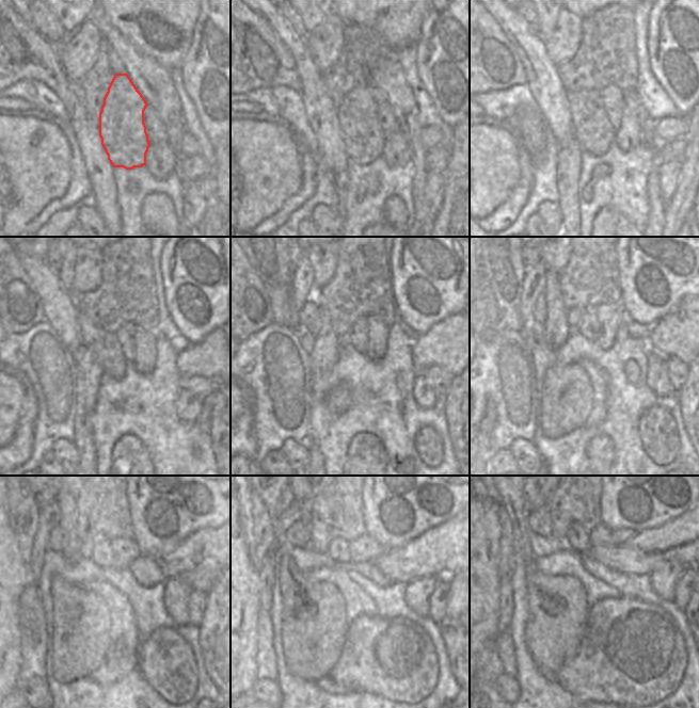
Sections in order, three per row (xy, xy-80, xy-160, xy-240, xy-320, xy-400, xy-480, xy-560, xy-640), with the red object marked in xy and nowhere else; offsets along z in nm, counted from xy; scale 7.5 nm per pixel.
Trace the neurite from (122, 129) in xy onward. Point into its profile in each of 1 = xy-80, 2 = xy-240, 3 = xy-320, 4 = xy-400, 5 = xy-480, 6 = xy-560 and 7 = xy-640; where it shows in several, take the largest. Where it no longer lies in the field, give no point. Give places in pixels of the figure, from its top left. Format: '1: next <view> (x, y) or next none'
1: next xy-80 (362, 134)
2: next xy-240 (105, 344)
3: next xy-320 (311, 315)
4: next xy-400 (540, 312)
5: next xy-480 (57, 541)
6: next xy-560 (298, 534)
7: next xy-640 (539, 520)

